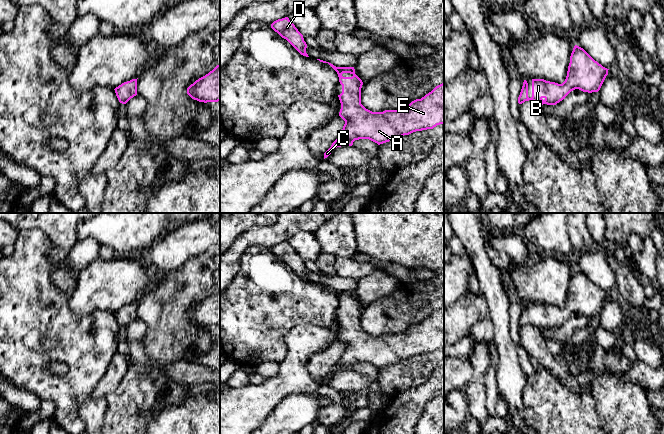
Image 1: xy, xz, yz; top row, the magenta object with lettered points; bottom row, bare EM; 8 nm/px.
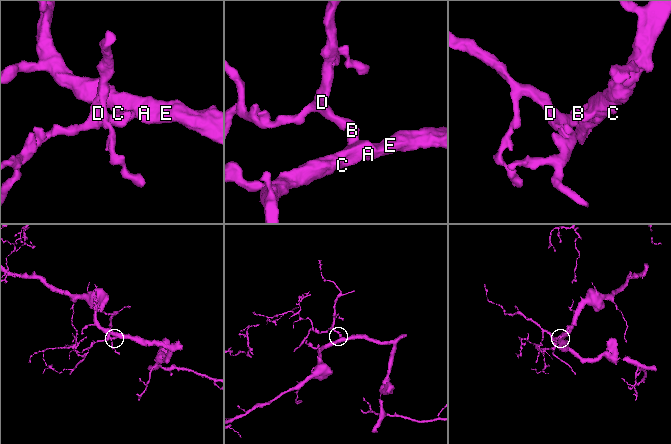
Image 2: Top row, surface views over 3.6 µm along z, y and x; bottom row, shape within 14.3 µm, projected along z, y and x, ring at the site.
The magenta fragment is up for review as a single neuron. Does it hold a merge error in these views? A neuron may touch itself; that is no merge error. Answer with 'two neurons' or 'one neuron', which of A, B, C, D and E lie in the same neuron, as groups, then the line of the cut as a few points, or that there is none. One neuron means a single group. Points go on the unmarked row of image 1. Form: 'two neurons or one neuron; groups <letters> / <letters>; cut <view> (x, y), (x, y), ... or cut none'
one neuron; groups A B C D E; cut none

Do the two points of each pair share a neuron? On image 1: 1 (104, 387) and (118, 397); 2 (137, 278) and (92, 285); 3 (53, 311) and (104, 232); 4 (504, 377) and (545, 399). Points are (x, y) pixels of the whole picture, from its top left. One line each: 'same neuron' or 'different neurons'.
1: different neurons
2: same neuron
3: different neurons
4: different neurons

